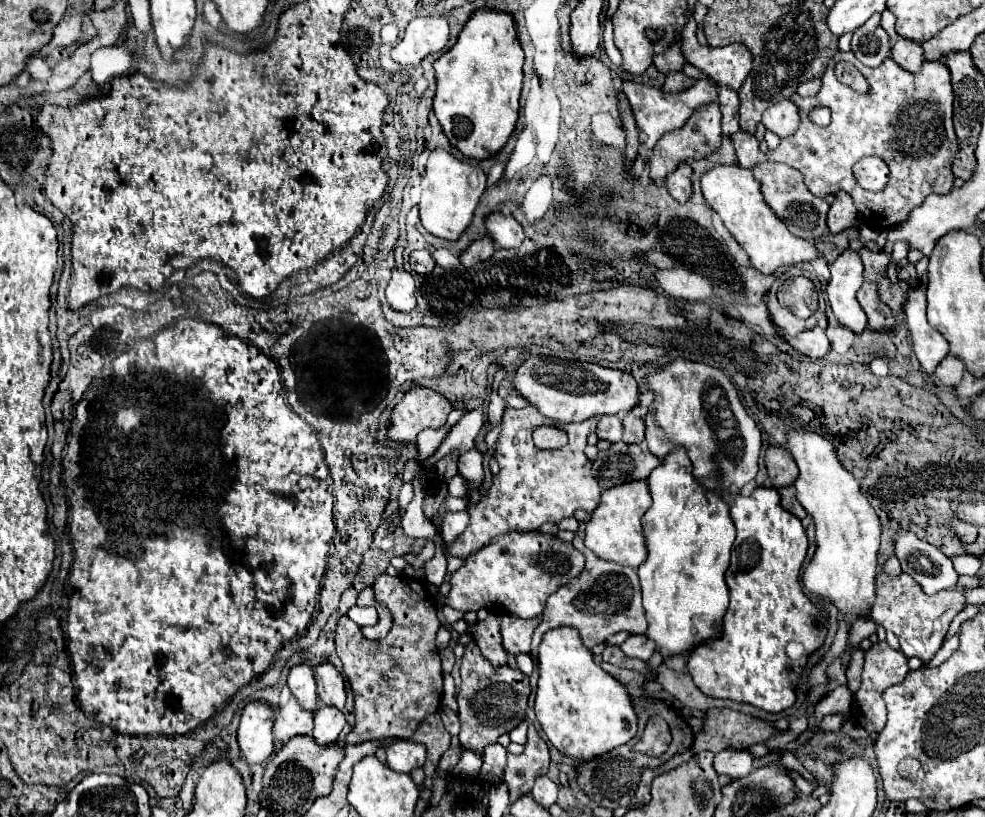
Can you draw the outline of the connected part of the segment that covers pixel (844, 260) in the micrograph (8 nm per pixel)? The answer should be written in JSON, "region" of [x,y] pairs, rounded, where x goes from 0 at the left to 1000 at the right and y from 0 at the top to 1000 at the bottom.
{"region":[[[860,304],[844,323],[844,343],[840,348],[840,362],[844,379],[852,397],[864,401],[866,406],[876,406],[880,399],[880,387],[874,382],[870,370],[870,355],[876,348],[876,323],[868,306]]]}

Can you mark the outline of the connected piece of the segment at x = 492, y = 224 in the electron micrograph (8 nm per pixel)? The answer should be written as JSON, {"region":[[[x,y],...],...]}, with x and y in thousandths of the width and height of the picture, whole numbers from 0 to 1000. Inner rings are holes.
{"region":[[[498,259],[492,267],[492,282],[507,304],[525,304],[531,296],[531,279],[523,267]]]}

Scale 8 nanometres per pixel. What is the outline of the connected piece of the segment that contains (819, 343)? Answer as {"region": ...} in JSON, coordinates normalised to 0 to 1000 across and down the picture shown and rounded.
{"region":[[[787,399],[787,404],[789,404],[789,409],[791,409],[801,424],[805,424],[805,426],[807,426],[809,431],[813,431],[815,436],[836,438],[836,436],[842,431],[842,416],[840,416],[838,406],[836,406],[831,399],[827,399],[825,404],[817,404],[817,406],[813,406],[813,409],[807,411],[807,414],[797,411],[797,406],[793,406],[793,401],[789,401],[789,399]]]}

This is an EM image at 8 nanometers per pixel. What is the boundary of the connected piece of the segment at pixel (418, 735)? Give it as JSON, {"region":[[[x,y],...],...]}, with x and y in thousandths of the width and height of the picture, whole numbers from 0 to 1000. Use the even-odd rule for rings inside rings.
{"region":[[[438,874],[429,881],[429,886],[425,889],[425,894],[417,901],[419,908],[431,911],[434,913],[434,930],[429,935],[429,945],[442,945],[446,928],[450,925],[450,920],[456,916],[458,901],[452,894],[448,876],[446,874]]]}

